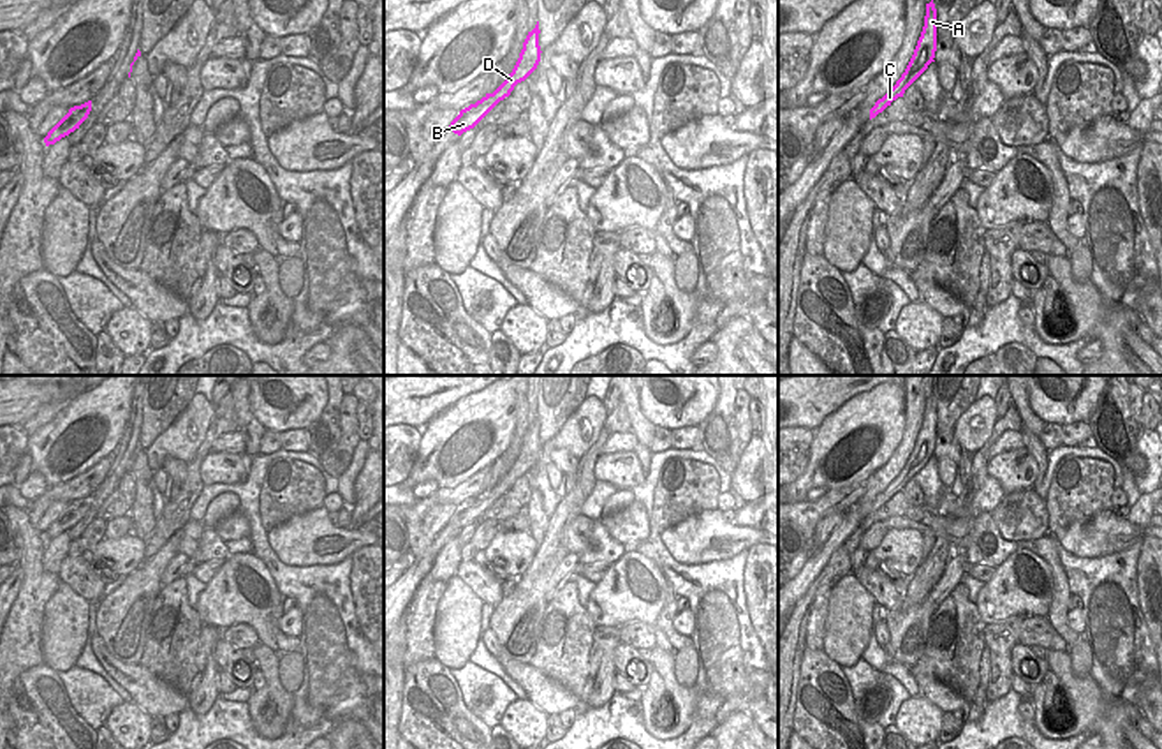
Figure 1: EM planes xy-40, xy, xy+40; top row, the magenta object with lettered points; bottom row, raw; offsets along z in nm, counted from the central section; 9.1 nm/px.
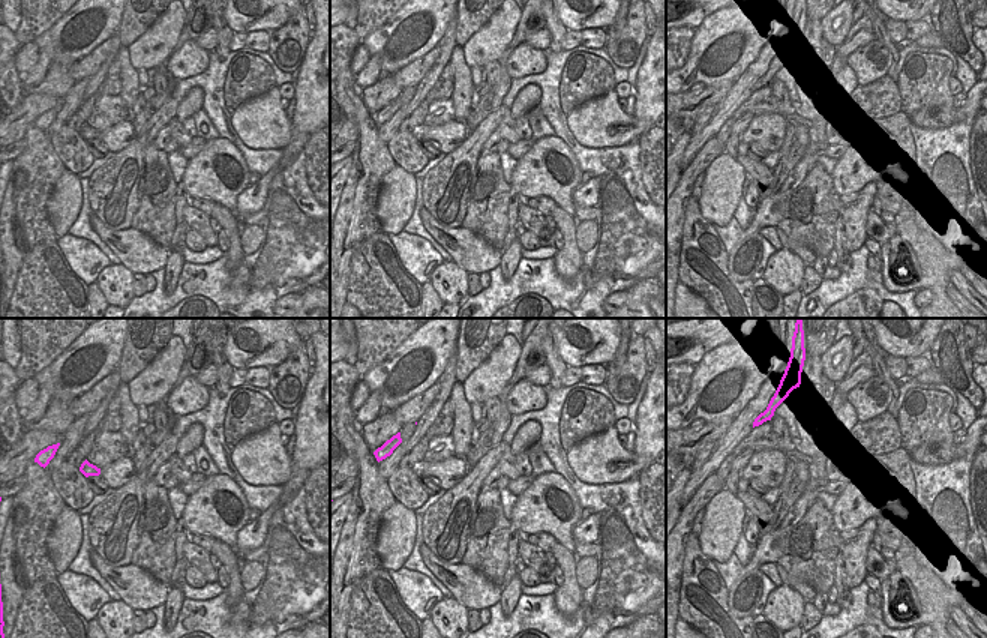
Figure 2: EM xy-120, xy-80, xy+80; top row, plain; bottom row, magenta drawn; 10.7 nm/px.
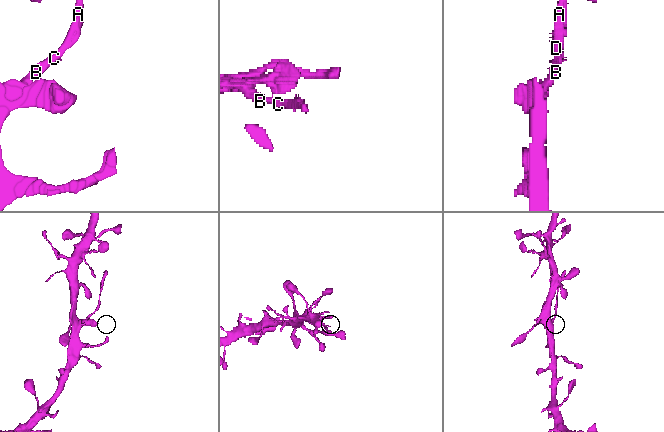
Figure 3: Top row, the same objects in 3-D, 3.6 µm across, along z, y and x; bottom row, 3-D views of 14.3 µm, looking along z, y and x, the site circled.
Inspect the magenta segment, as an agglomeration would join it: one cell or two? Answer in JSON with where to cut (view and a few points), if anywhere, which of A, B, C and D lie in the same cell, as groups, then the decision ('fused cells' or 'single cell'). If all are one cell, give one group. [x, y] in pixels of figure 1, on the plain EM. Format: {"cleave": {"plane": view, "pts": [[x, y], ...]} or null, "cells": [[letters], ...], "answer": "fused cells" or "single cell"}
{"cleave": {"plane": "xy", "pts": [[476, 497], [493, 501]]}, "cells": [["A", "C", "D"], ["B"]], "answer": "fused cells"}

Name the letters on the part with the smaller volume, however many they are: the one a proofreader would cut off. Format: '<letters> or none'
A, C, D

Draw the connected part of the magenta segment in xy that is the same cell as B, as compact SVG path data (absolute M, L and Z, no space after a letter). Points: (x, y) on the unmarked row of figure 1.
M470 499L451 516L449 525L461 530L463 527L474 523L491 504L493 501L488 499Z

